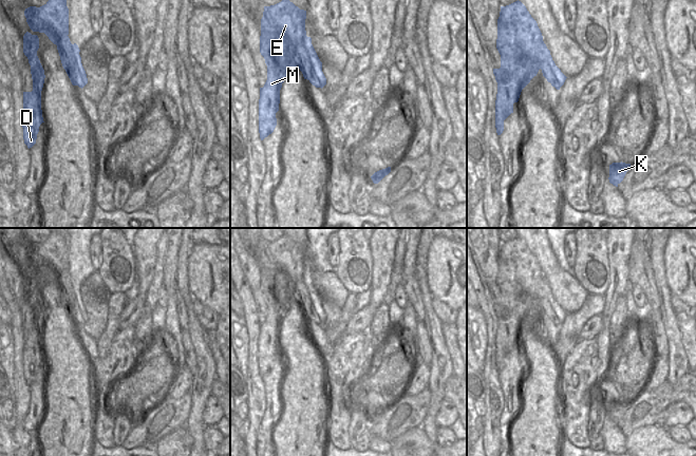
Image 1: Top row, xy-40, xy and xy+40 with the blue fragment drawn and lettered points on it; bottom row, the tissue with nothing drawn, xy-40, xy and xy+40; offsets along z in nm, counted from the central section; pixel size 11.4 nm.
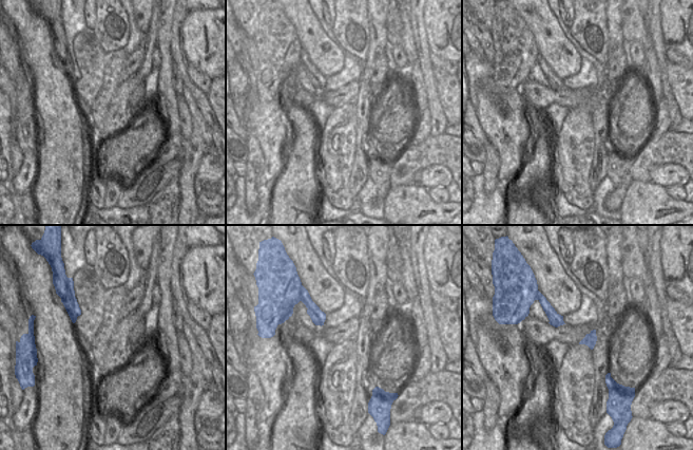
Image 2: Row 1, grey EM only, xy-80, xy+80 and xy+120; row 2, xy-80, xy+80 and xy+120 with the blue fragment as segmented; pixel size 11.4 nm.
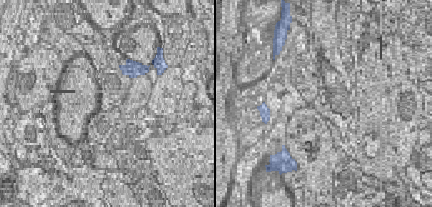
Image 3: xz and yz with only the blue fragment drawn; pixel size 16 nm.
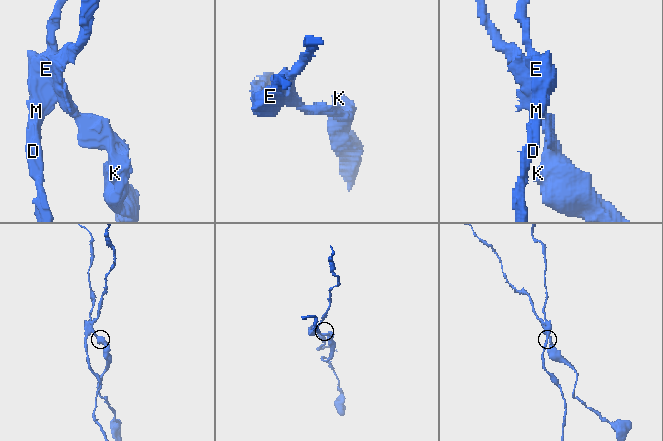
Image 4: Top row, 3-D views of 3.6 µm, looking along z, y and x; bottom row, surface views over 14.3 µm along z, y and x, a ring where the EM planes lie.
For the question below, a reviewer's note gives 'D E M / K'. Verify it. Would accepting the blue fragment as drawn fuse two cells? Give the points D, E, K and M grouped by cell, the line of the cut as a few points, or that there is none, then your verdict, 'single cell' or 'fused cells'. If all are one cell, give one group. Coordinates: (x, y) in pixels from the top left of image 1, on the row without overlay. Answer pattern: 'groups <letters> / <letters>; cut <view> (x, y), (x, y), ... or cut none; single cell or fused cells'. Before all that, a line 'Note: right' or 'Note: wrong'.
Note: right
groups D E M / K; cut xy (298, 279), (304, 282), (314, 308), (322, 323); fused cells

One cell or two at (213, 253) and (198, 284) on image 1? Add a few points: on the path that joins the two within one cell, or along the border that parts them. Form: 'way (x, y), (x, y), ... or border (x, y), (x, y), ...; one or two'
way (210, 261), (208, 263), (208, 273), (205, 277); one

